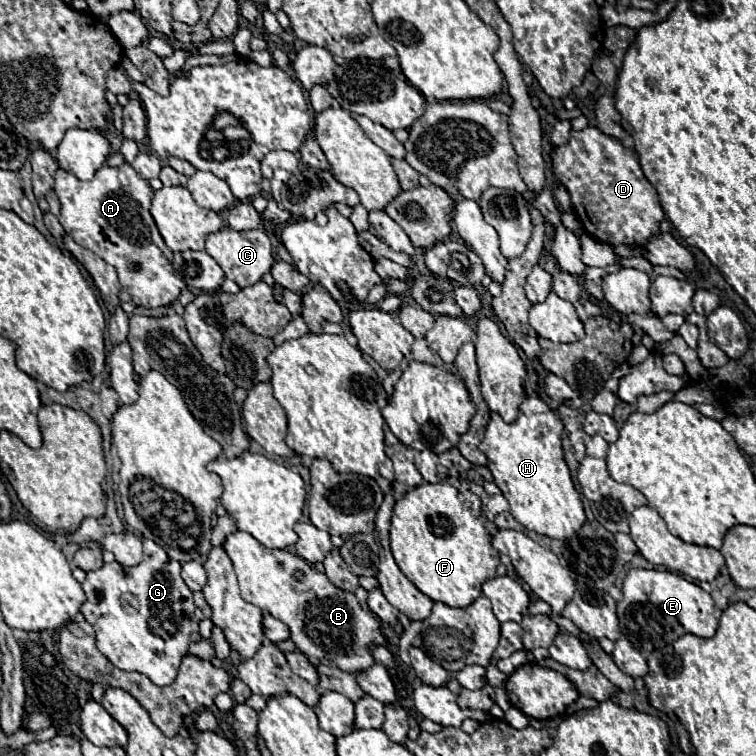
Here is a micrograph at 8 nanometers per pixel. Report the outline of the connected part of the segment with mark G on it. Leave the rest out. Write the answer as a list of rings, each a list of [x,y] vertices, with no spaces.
[[[143,541],[143,559],[137,567],[121,567],[119,563],[105,563],[97,571],[89,571],[83,583],[83,591],[87,595],[81,613],[93,625],[97,635],[97,649],[119,669],[123,671],[137,671],[147,675],[155,685],[165,687],[171,685],[177,677],[179,663],[187,655],[189,649],[189,635],[199,631],[197,619],[193,615],[195,603],[193,593],[185,585],[179,575],[181,565],[167,557],[167,551],[155,541]]]

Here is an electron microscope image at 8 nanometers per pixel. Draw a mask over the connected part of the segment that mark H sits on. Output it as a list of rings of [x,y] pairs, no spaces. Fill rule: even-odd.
[[[527,393],[519,405],[519,417],[513,423],[505,423],[497,413],[491,413],[485,439],[479,445],[489,459],[487,467],[493,473],[495,485],[511,505],[511,515],[525,529],[553,539],[569,539],[585,523],[583,503],[563,459],[561,433],[563,421],[557,411],[539,395]]]

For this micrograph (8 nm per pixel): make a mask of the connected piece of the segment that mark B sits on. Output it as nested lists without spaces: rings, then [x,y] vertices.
[[[245,531],[229,533],[223,541],[223,549],[235,567],[241,597],[283,621],[291,629],[291,641],[295,641],[307,657],[315,655],[321,663],[337,665],[349,673],[373,665],[371,645],[383,645],[385,637],[381,635],[377,619],[369,609],[357,603],[353,593],[337,589],[305,559],[285,549],[267,549]]]

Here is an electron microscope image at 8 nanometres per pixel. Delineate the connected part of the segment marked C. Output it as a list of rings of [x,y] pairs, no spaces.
[[[223,227],[217,233],[211,233],[207,237],[205,251],[221,265],[223,273],[227,279],[235,281],[239,287],[249,287],[261,281],[261,277],[271,271],[275,257],[273,257],[273,247],[263,229],[251,229],[251,231],[235,231],[231,227]]]

